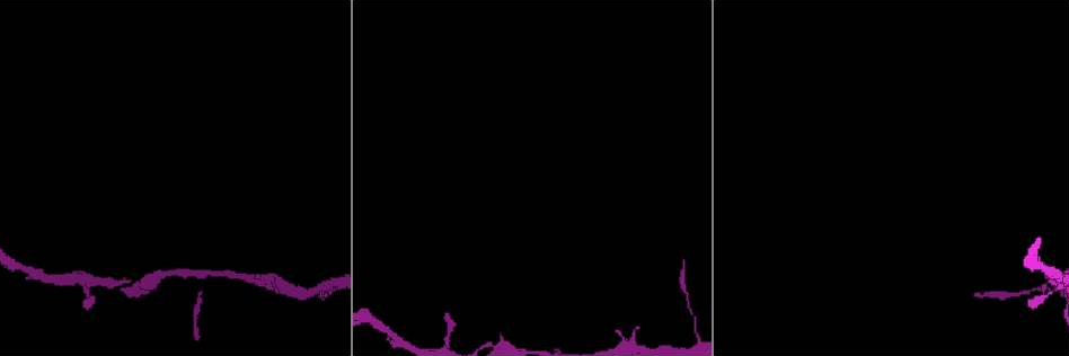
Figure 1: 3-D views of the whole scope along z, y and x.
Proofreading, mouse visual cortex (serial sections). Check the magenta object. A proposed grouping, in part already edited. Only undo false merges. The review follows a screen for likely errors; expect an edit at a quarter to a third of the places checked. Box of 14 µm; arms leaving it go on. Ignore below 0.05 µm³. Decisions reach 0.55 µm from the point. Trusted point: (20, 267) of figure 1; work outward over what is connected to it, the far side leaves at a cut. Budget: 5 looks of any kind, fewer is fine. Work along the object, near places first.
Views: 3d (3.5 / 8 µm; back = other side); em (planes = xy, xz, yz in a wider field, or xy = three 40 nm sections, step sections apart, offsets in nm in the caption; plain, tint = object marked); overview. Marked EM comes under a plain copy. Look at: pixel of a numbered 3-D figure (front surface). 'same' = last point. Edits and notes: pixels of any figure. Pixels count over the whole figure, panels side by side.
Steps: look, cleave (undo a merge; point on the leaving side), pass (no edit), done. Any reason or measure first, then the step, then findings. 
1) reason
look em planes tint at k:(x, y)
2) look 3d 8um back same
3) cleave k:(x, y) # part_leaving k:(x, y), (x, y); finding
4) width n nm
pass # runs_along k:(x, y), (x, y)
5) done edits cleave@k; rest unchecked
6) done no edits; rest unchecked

thin neck
look 3d 3.5um at 1:(87, 291)

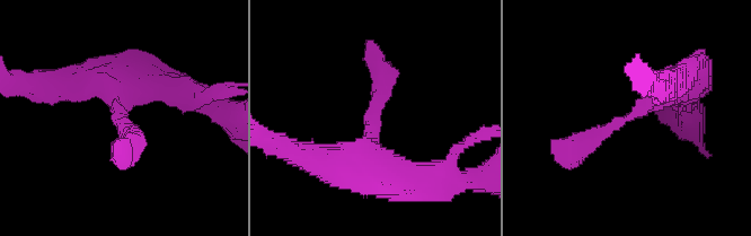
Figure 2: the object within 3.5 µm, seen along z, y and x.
look em xy step 5 tint at 2:(375, 112)

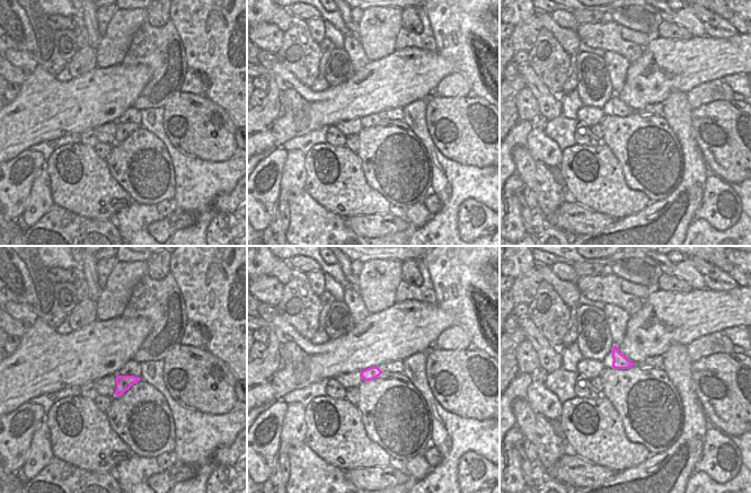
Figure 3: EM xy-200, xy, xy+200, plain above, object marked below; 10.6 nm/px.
pass # runs_along 2:(670, 82), (644, 111), (564, 155); all the same cell

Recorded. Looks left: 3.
calibre changes
look 3d 3.5um back at 1:(1048, 289)

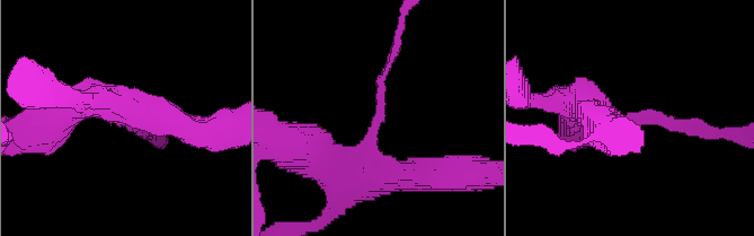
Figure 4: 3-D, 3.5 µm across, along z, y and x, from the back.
arm_widths 150, 400 nm; shape alone is not enough
look em xy step 1 tint at 4:(376, 121)

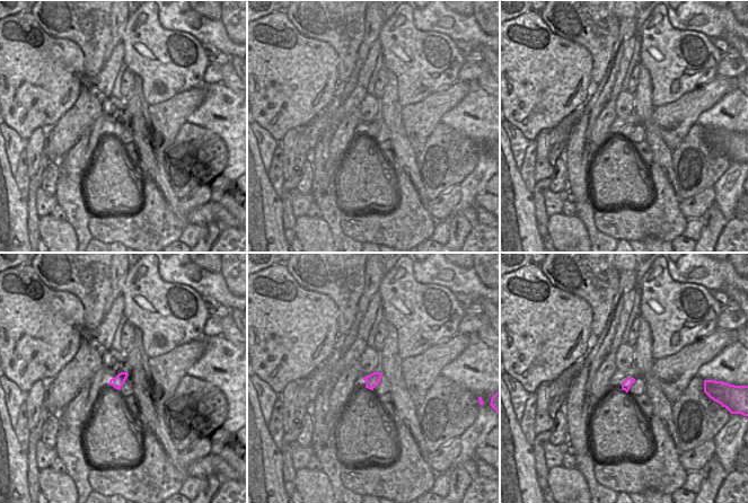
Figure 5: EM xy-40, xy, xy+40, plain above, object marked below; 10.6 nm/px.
cleave 4:(664, 123) # part_leaving 4:(630, 118), (726, 131); two cells meet here

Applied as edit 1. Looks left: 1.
done edits cleave@4; rest unchecked

